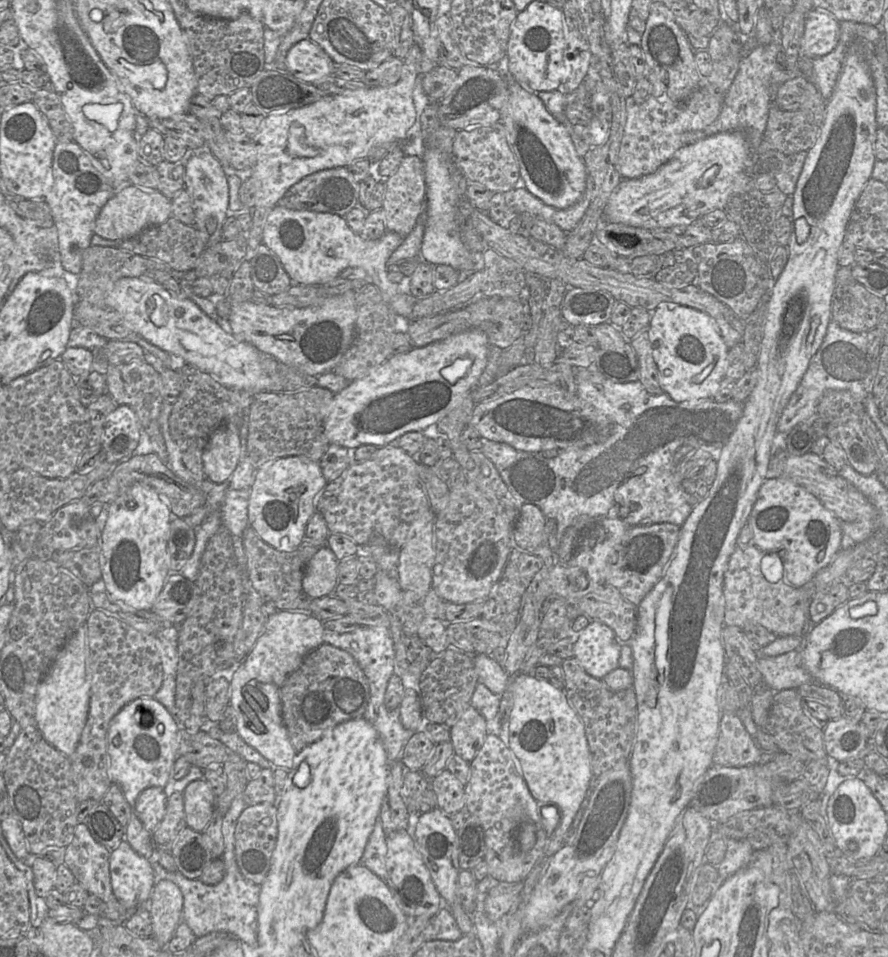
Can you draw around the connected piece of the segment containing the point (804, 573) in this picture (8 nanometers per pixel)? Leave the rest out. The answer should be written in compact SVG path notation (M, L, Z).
M766 478L749 516L752 543L763 552L776 554L783 566L784 578L796 588L809 582L831 563L841 550L841 521L812 493L790 478Z

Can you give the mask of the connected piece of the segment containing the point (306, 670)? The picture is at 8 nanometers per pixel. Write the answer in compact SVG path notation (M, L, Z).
M322 643L304 657L281 688L282 716L293 748L299 752L336 725L363 717L369 697L368 679L354 657Z

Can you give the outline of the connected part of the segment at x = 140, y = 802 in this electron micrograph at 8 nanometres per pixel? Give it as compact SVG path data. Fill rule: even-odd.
M149 787L137 797L135 810L144 827L153 832L162 821L167 804L167 795L164 788Z

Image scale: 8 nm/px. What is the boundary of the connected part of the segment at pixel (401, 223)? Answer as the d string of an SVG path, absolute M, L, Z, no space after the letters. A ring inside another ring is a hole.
M404 156L397 171L384 181L385 193L381 210L384 214L386 229L405 238L414 229L420 215L425 212L426 184L422 157Z

